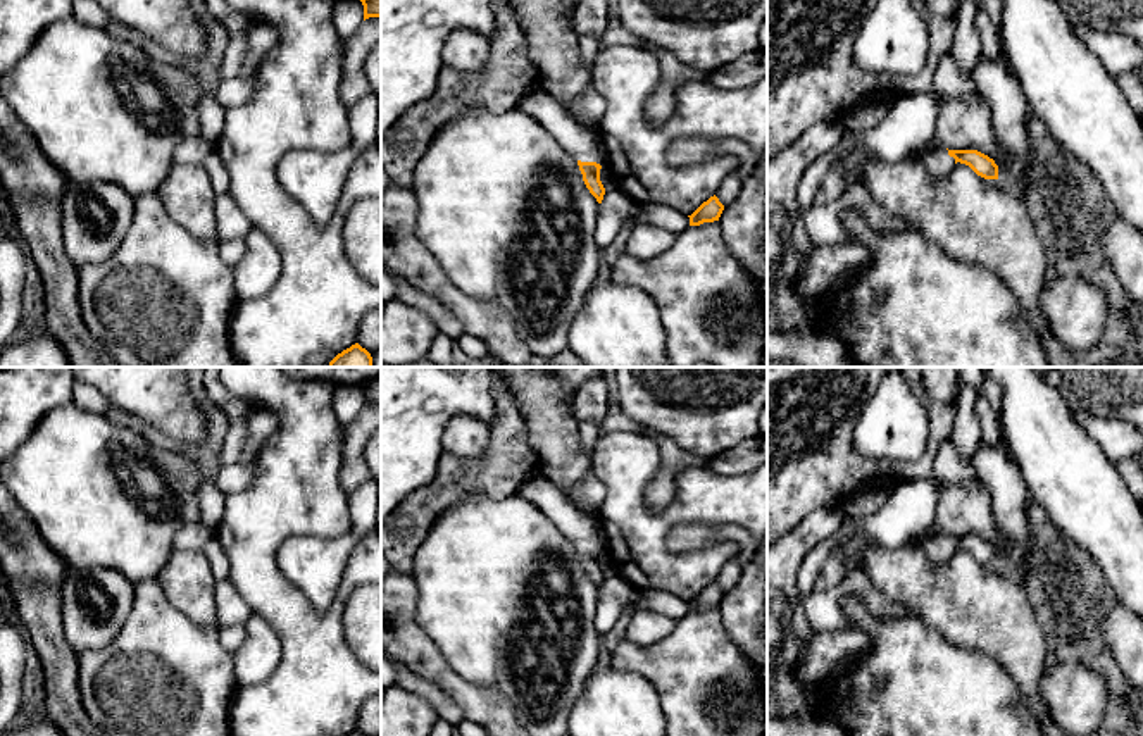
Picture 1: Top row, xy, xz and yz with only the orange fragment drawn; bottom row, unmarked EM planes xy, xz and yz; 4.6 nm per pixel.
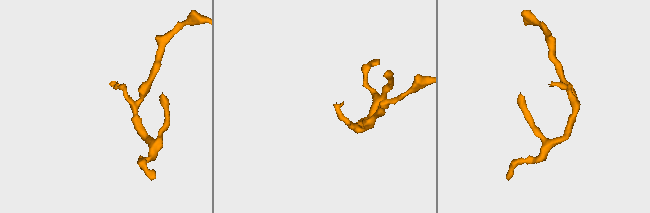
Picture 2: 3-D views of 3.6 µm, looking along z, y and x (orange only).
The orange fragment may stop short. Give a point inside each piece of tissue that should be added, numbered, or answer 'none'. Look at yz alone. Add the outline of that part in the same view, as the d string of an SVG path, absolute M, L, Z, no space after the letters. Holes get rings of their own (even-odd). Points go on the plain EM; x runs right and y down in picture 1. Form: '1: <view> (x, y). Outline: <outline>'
1: yz (935, 542). Outline: M931 526L928 531L924 531L917 543L926 550L933 564L948 562L955 552L955 545L948 541L946 533L936 526Z

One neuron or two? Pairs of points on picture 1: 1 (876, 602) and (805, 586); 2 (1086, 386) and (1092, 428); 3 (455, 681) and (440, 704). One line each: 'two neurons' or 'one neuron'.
1: two neurons
2: two neurons
3: two neurons

